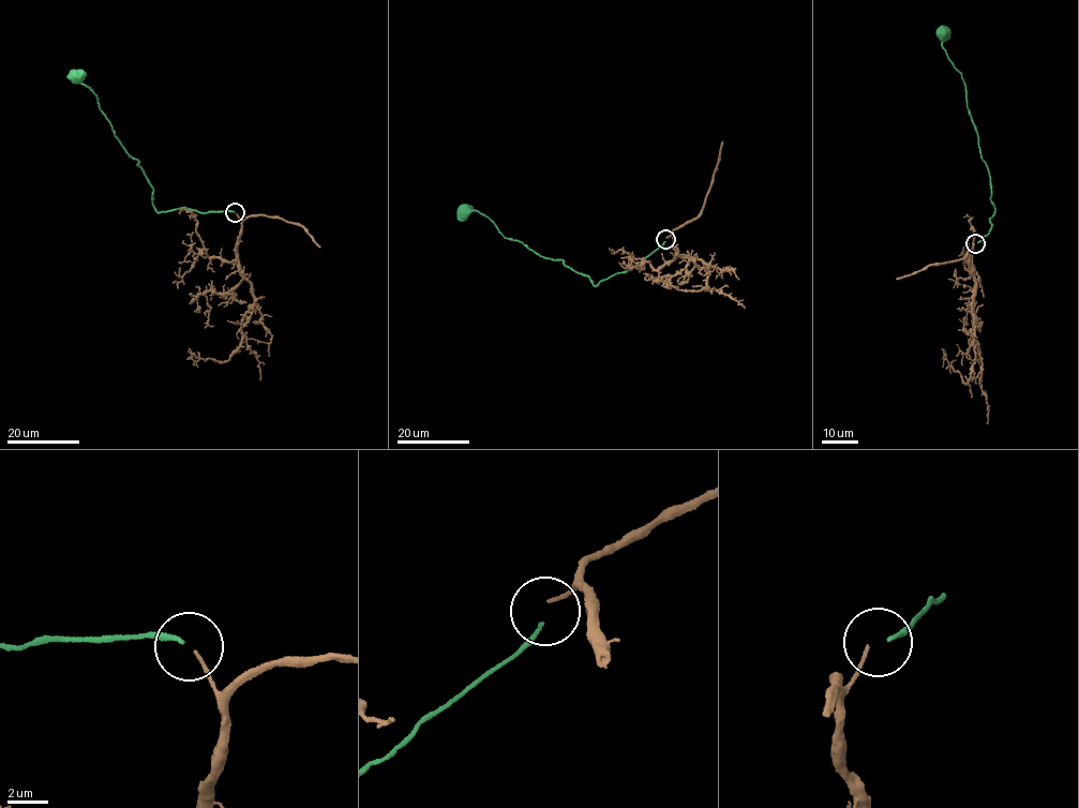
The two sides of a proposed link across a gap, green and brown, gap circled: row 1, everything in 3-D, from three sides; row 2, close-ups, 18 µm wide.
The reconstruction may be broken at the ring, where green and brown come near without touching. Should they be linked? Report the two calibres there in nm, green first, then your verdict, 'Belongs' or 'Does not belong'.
Thickness 200 nm (green) against 160 nm. Belongs

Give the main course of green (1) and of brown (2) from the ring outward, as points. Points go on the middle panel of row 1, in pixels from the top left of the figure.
1: (664, 241), (641, 262), (595, 285), (588, 275), (563, 260), (540, 256), (505, 237), (486, 217), (464, 210)
2: (665, 238), (672, 235), (684, 258), (708, 265), (707, 285), (712, 290), (678, 290), (658, 282), (661, 281)

